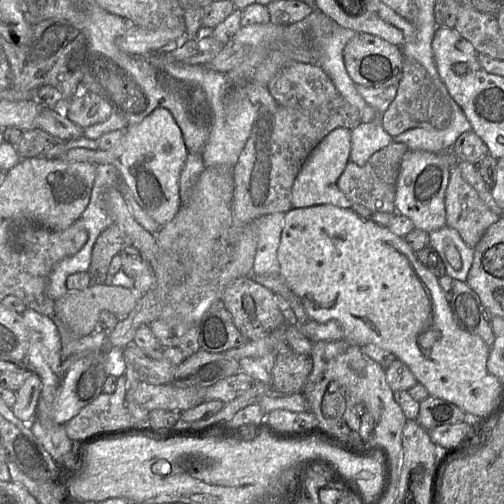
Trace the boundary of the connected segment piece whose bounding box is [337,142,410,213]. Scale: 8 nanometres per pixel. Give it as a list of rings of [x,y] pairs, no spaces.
[[[391,142],[376,151],[363,166],[349,161],[337,181],[339,189],[352,204],[362,205],[375,212],[396,213],[395,194],[400,166],[410,149],[404,143]]]

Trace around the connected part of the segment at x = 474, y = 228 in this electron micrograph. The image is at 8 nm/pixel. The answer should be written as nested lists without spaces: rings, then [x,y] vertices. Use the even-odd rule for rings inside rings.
[[[458,164],[450,168],[445,191],[445,215],[446,225],[455,229],[472,248],[475,248],[487,228],[499,219],[463,179]]]

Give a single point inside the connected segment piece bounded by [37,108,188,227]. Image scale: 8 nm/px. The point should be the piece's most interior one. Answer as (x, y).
(150, 156)

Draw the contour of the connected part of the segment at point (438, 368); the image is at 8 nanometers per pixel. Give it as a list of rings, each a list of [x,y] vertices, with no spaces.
[[[331,204],[316,205],[307,208],[292,208],[285,213],[285,225],[281,233],[277,259],[280,275],[293,293],[300,299],[308,318],[312,321],[324,323],[337,321],[344,333],[344,338],[352,344],[364,346],[375,344],[392,352],[396,358],[404,362],[412,371],[417,381],[425,386],[429,395],[446,400],[463,410],[468,417],[474,418],[487,414],[496,402],[501,382],[487,370],[490,347],[477,335],[461,329],[453,318],[452,311],[444,291],[437,278],[416,257],[416,252],[406,243],[403,237],[392,233],[388,227],[380,226],[370,220],[361,218],[351,208],[340,208]]]

